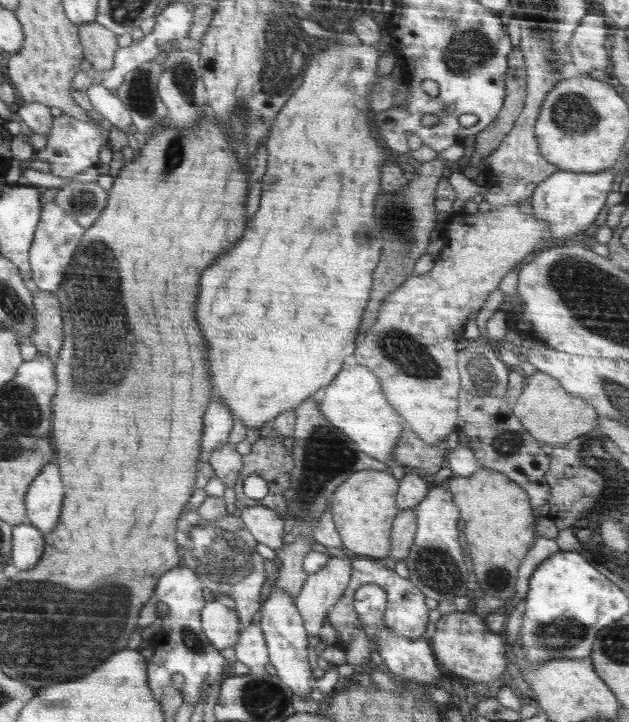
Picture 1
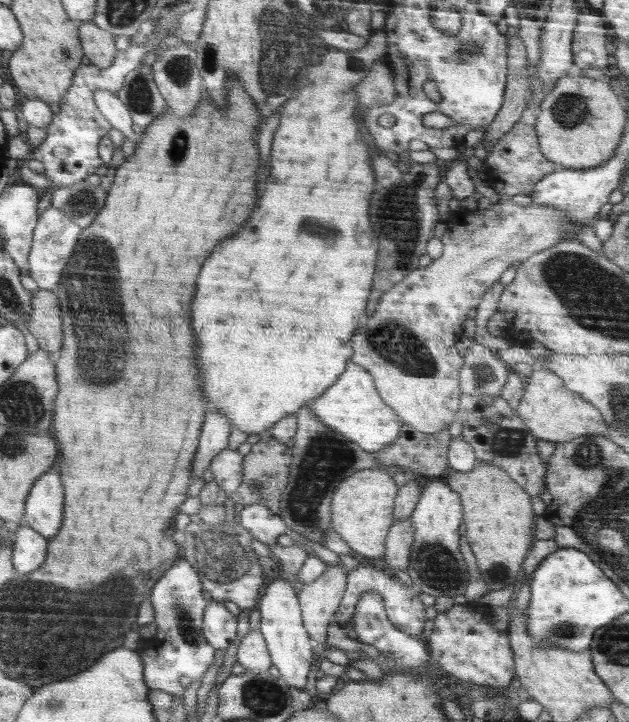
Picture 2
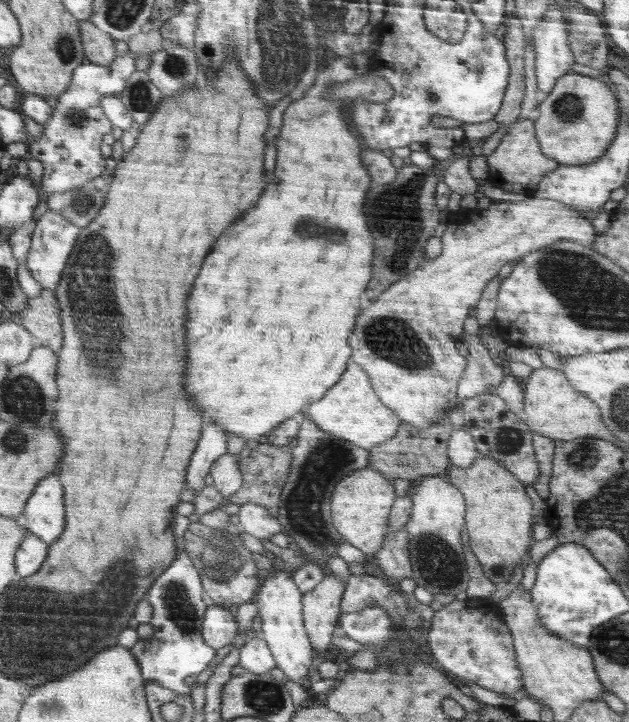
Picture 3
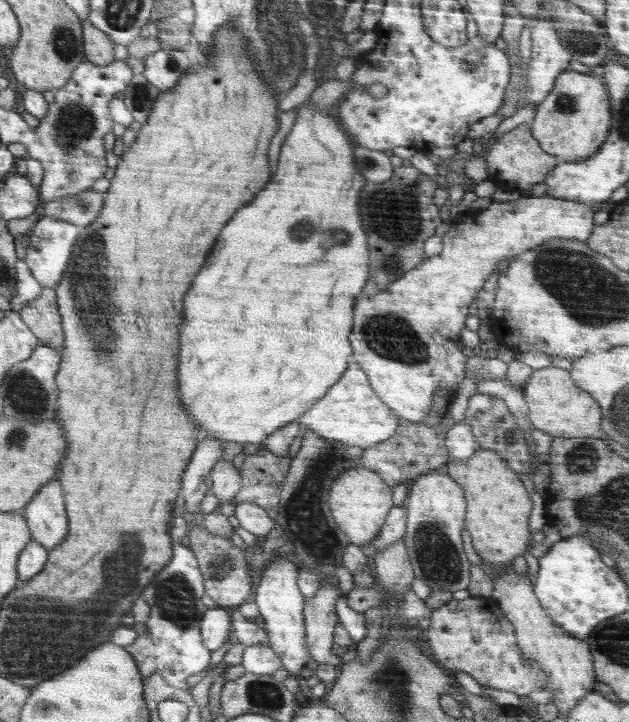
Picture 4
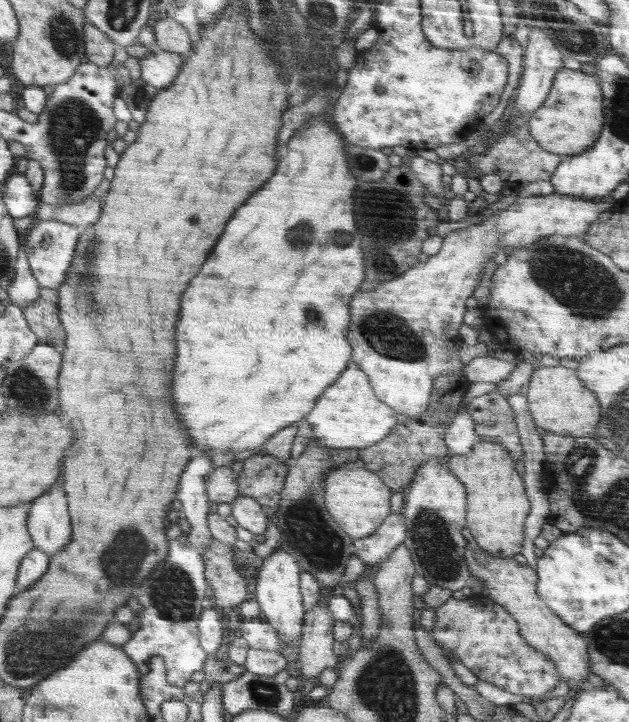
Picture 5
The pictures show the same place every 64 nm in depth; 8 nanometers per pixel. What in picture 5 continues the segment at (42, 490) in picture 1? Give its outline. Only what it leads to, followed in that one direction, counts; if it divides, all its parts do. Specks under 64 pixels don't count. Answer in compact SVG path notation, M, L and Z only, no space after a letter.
M60 484L56 490L47 492L32 504L30 529L35 545L56 556L72 542L74 536L68 494Z

